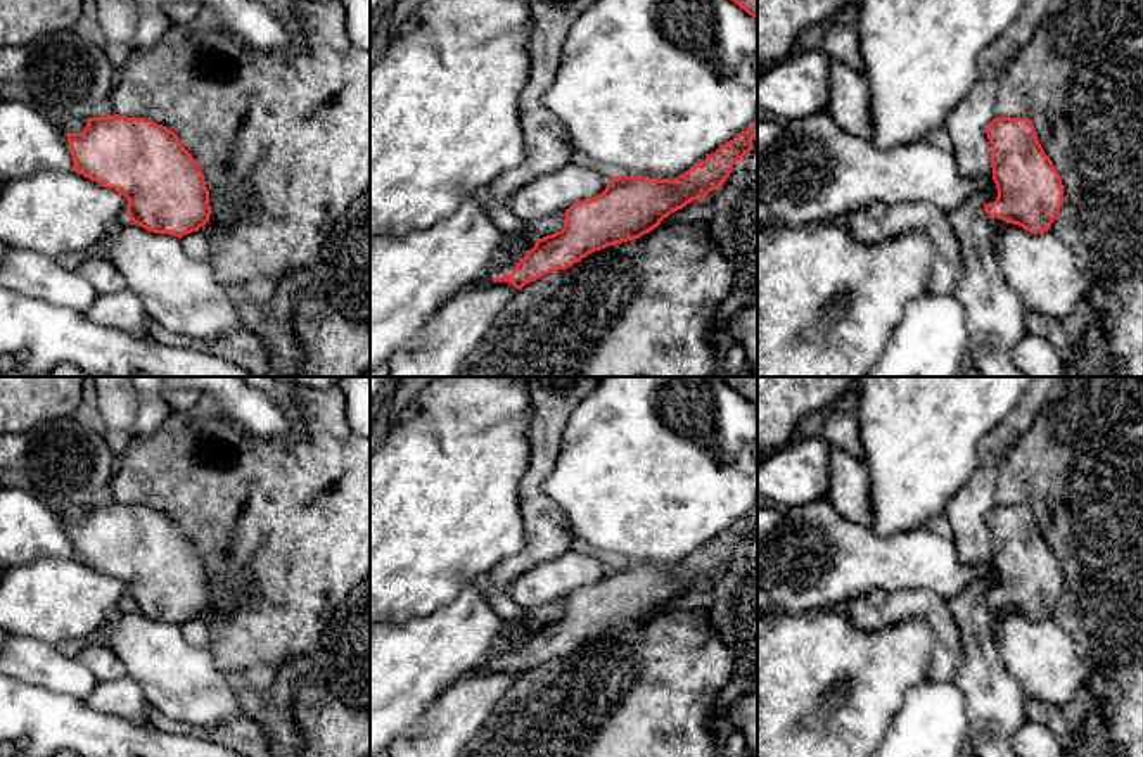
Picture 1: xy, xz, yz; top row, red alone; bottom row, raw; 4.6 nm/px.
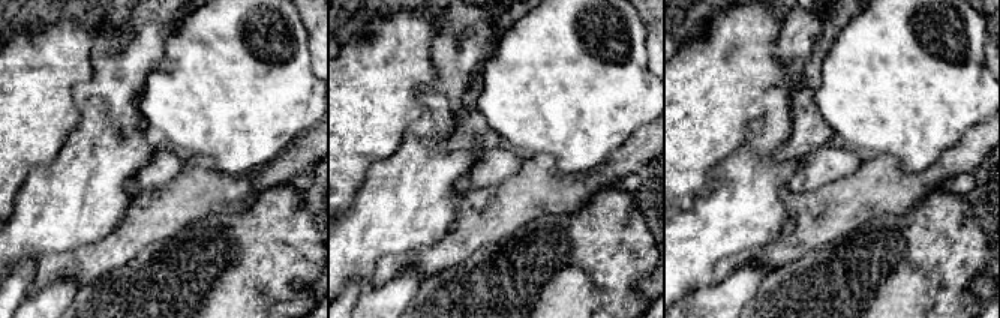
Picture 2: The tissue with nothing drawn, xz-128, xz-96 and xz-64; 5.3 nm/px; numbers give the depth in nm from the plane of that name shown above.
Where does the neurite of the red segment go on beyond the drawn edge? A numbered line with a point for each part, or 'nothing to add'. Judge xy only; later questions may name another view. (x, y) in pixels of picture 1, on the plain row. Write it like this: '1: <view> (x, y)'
nothing to add

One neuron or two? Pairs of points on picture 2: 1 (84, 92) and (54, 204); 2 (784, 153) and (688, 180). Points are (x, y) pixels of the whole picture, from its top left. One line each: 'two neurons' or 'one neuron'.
1: one neuron
2: two neurons

